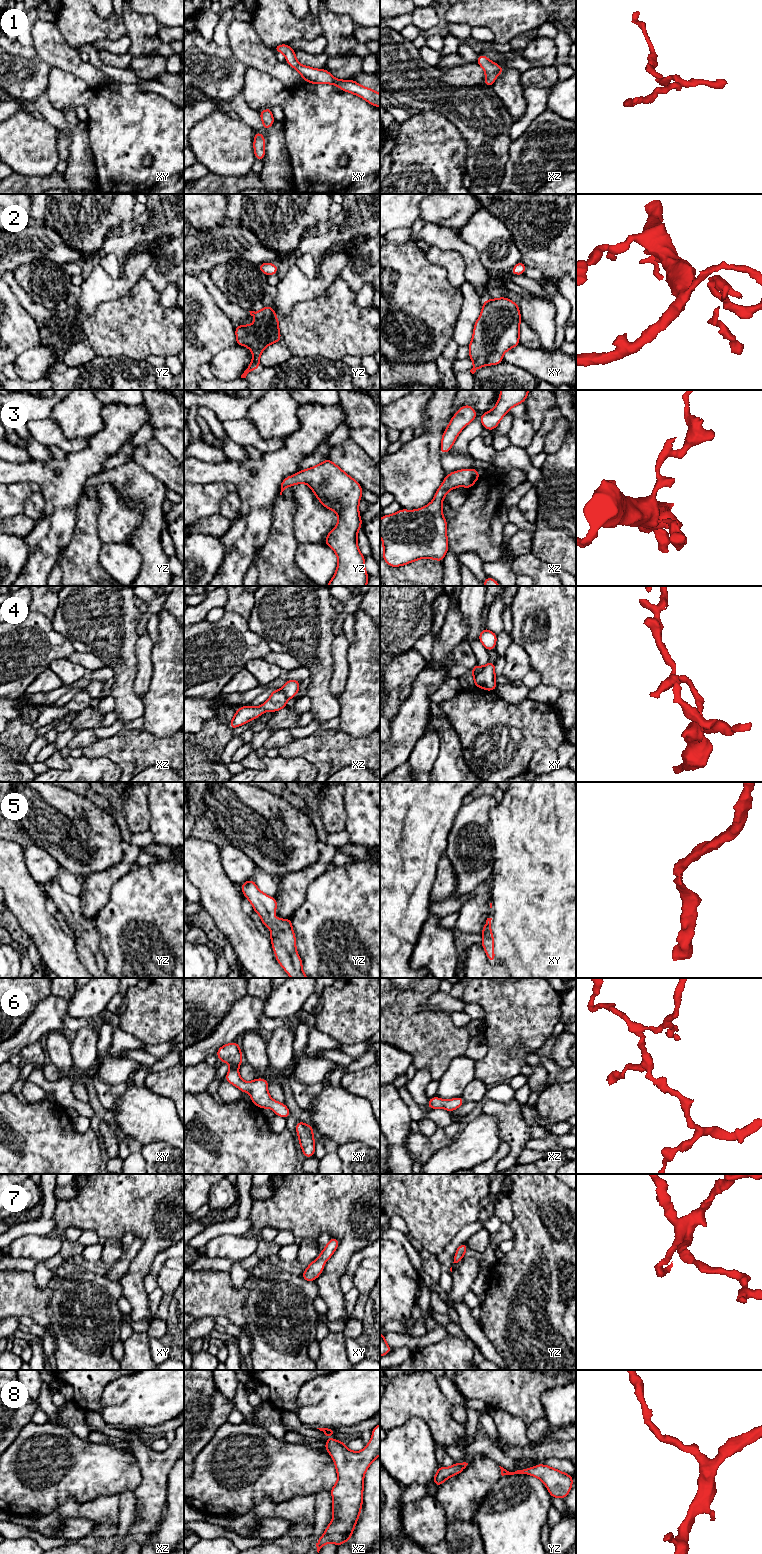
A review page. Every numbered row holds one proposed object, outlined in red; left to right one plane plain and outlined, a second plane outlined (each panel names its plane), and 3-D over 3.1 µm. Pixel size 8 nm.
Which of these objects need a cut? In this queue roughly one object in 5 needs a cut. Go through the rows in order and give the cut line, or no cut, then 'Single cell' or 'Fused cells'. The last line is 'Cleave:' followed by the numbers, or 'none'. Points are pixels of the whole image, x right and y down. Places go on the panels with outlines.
1: No split. Single cell
2: No split. Single cell
3: No split. Single cell
4: Split along xy (481, 668), (472, 676). Fused cells
5: No split. Single cell
6: No split. Single cell
7: No split. Single cell
8: No split. Single cell
Cleave: 4

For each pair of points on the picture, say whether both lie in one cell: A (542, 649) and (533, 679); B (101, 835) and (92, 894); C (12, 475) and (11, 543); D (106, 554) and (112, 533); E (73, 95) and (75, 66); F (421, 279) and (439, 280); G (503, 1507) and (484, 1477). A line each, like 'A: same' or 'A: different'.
A: different
B: different
C: different
D: different
E: different
F: same
G: different

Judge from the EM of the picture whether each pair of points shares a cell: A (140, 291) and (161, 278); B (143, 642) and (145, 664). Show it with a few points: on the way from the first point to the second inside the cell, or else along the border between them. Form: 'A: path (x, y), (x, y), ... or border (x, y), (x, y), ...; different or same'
A: border (141, 275), (160, 293); different
B: path (143, 647), (143, 659); same

